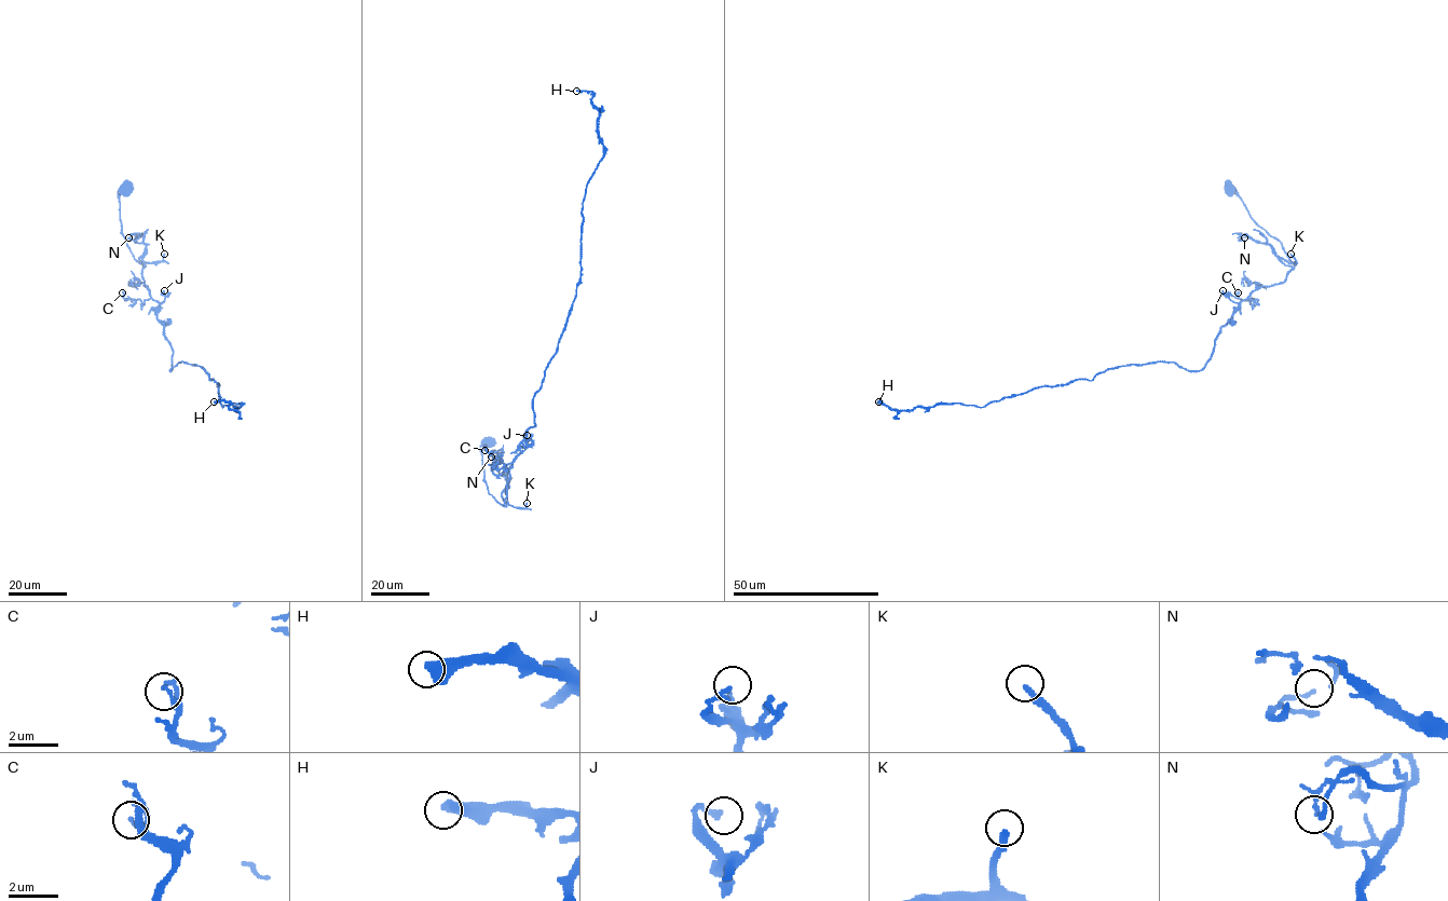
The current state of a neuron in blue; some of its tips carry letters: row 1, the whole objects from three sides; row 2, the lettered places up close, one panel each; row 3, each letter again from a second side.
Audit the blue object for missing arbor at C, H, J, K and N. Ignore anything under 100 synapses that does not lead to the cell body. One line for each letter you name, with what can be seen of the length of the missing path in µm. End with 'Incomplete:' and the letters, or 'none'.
H: missing 160 µm
Incomplete: H

